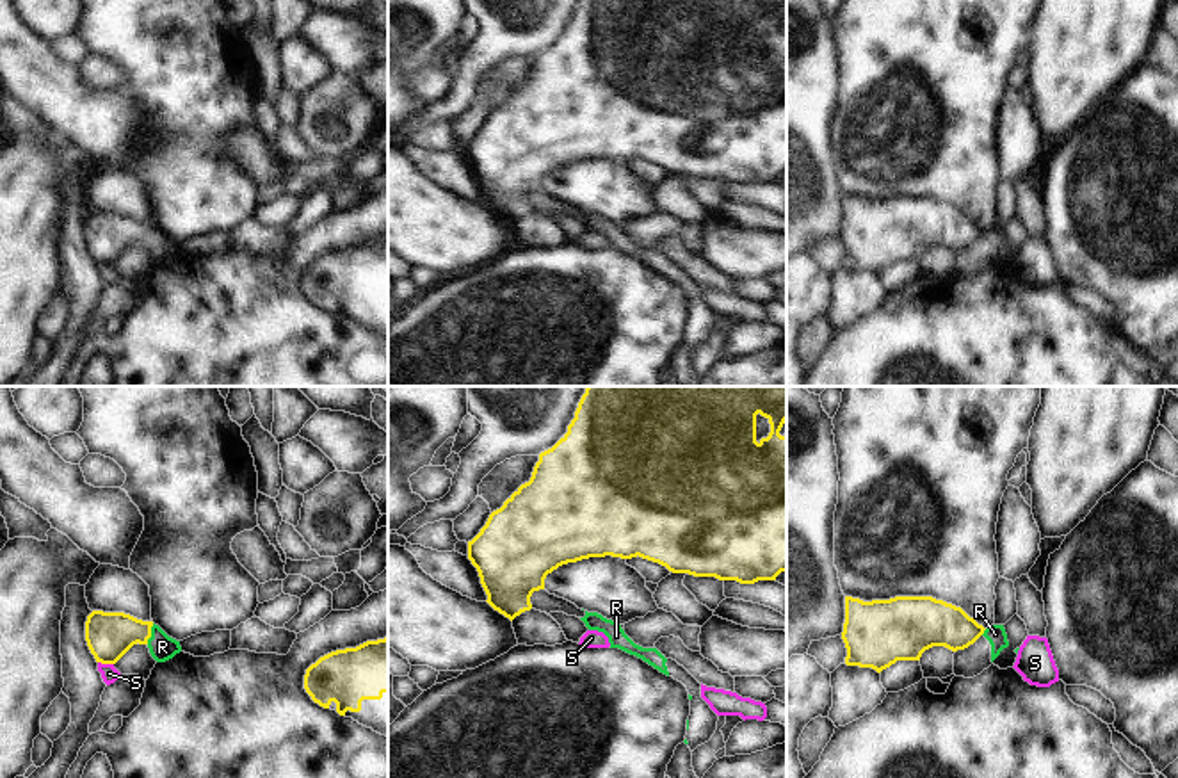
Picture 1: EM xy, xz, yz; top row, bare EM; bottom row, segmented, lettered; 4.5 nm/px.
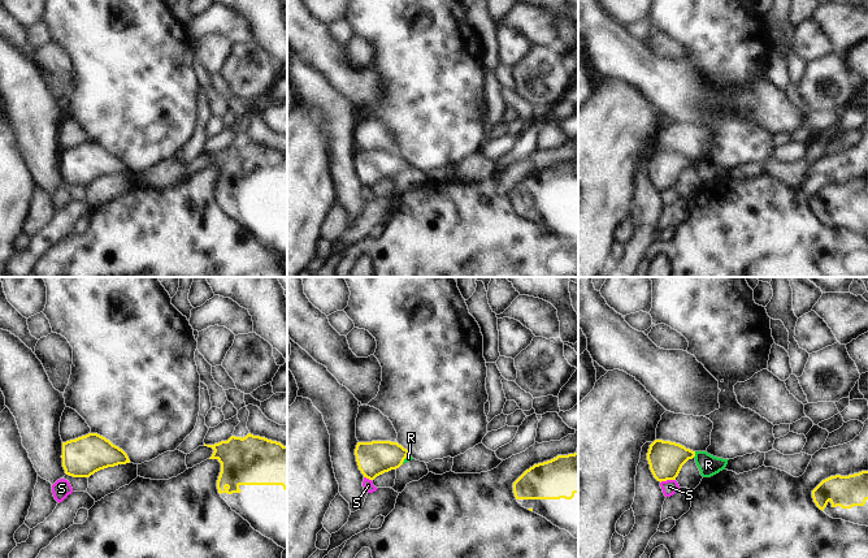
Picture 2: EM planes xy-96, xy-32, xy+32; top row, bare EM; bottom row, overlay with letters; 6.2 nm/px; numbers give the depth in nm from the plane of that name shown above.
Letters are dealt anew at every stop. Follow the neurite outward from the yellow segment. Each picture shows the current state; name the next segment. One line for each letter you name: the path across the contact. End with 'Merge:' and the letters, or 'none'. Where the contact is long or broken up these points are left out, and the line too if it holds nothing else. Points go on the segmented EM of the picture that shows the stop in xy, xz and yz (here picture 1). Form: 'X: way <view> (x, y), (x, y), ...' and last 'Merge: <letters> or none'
R: way xy (109, 636), (150, 634), (162, 647)
Merge: R

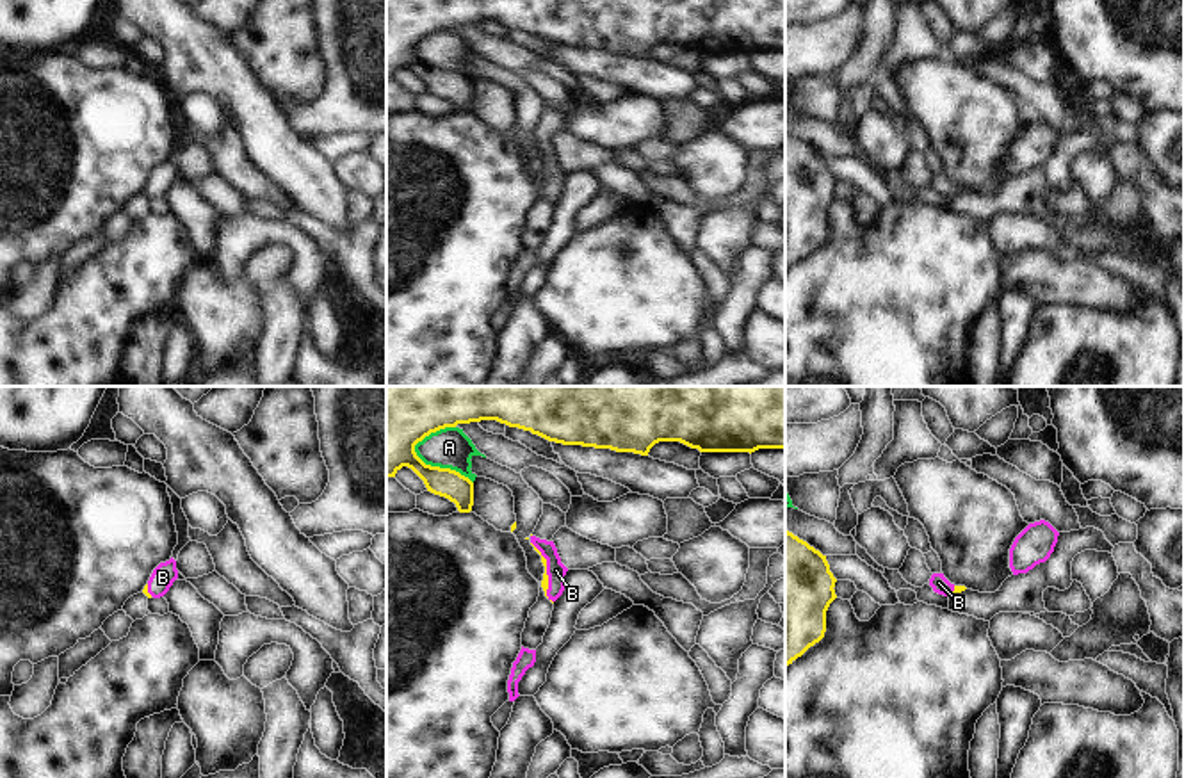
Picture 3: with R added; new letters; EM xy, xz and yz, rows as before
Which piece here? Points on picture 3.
B: way xz (545, 577), (545, 572), (556, 570)
Merge: B

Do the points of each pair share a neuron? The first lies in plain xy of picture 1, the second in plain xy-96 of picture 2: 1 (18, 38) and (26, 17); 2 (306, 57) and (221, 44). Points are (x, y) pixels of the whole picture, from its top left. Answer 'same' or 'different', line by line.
1: different
2: same

